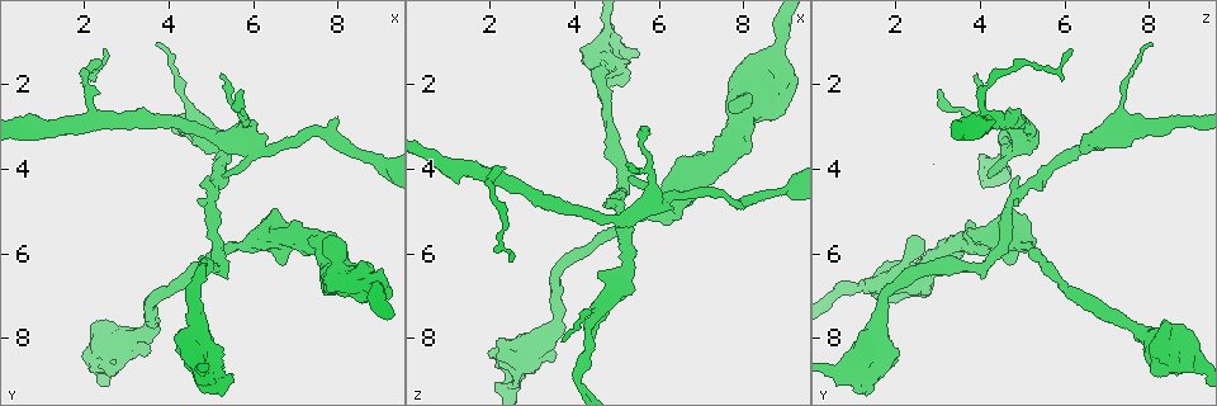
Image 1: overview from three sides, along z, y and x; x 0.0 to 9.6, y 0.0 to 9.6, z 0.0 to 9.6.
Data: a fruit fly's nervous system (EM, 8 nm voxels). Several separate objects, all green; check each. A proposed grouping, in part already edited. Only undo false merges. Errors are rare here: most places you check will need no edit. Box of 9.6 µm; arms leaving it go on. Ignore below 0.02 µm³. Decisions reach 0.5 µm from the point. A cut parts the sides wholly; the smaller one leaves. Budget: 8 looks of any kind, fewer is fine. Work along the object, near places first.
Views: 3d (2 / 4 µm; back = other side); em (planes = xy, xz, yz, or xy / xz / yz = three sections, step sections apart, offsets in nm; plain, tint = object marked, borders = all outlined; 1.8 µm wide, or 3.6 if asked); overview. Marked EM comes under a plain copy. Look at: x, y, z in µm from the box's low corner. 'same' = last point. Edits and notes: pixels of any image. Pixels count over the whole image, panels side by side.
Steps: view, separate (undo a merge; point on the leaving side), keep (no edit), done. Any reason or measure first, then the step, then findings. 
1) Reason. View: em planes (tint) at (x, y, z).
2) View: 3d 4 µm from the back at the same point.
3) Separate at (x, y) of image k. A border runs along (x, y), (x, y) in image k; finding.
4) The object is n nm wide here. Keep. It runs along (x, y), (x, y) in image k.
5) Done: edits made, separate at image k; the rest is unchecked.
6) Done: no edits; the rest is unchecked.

Thick turns thin. View: 3d 4 µm at (2.45, 8.65, 9.00).

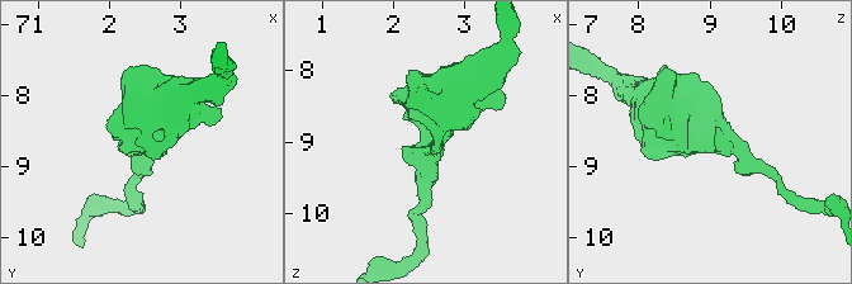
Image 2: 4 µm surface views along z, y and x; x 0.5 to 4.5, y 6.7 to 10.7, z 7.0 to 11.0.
View: em planes (tint) at (2.55, 8.65, 9.05).

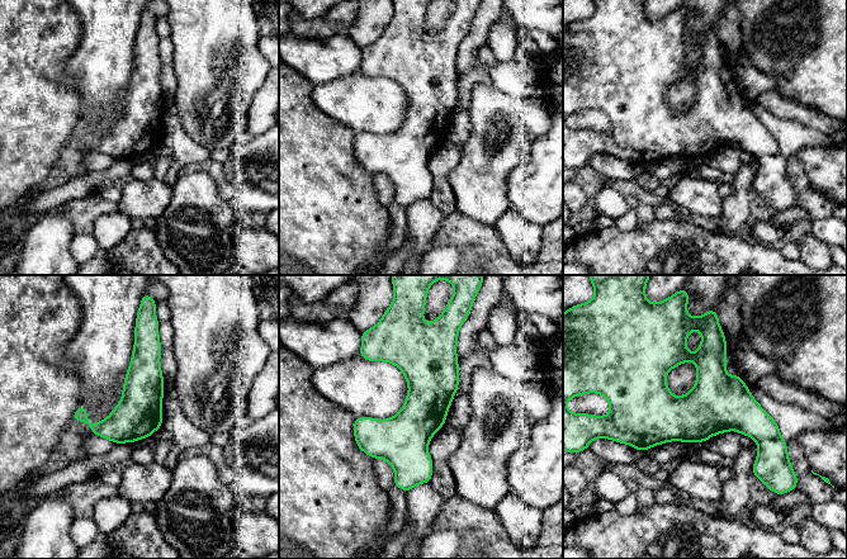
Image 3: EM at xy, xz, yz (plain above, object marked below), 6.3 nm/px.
Keep. It runs along (415, 341), (406, 487) in image 3; one neuron here.

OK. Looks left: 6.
Touches itself. View: 3d 2 µm at (7.75, 6.90, 2.20).

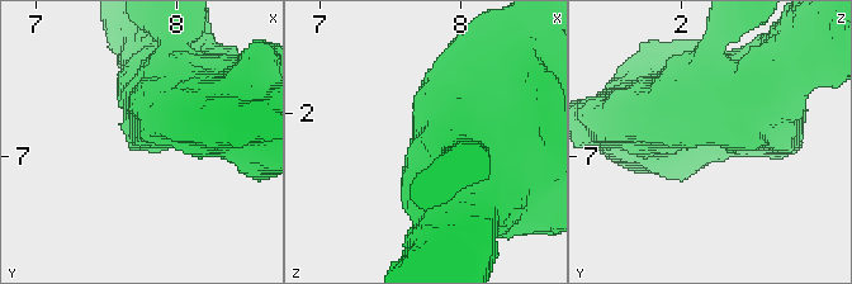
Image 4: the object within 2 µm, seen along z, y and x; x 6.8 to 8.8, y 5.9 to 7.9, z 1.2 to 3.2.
View: em planes (tint) at (7.74, 6.86, 2.18).

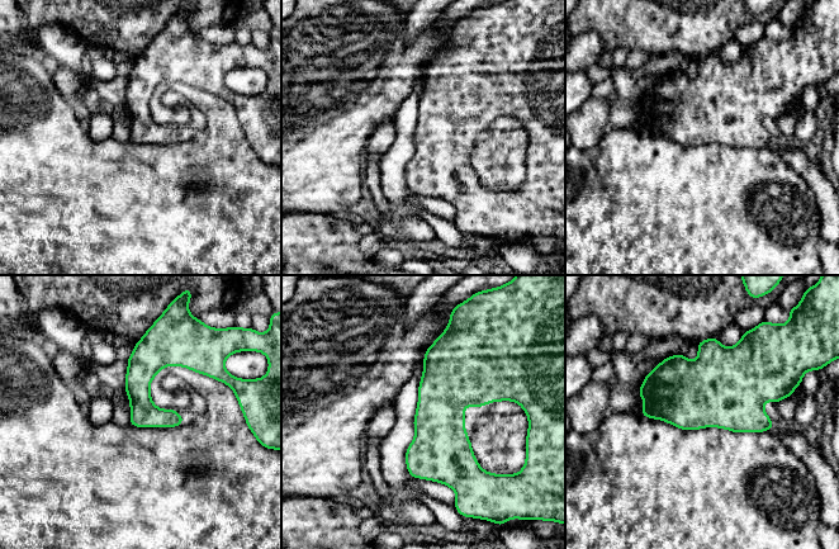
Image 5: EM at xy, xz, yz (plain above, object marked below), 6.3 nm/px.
The object is 180 nm wide here. Keep. One neuron here.

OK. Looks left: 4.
Calibre changes. View: em xy step 4 (borders) at (4.65, 8.75, 1.00).

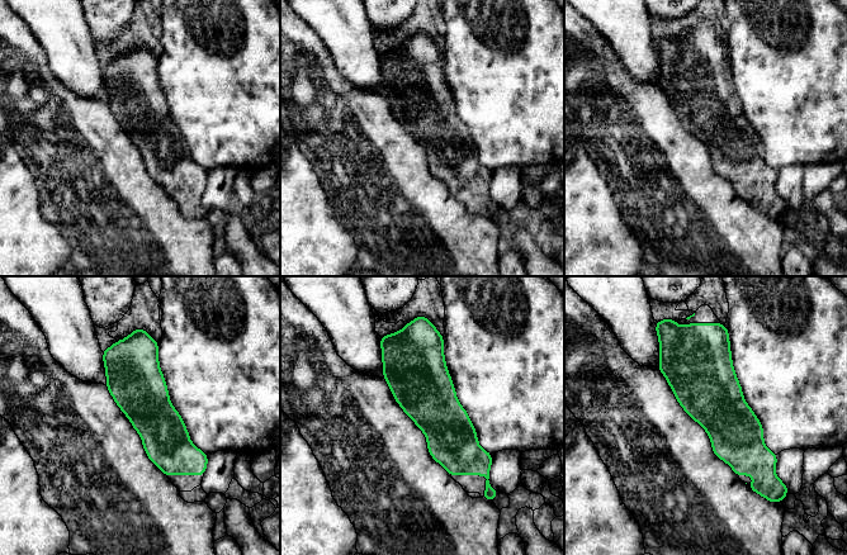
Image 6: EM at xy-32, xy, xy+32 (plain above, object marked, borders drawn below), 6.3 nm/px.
The object is 320 nm wide here. Keep. It runs along (132, 342), (133, 379), (192, 472) in image 6; all the same neuron.

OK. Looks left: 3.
Abrupt turn. View: 3d 4 µm at (6.15, 5.65, 4.70).

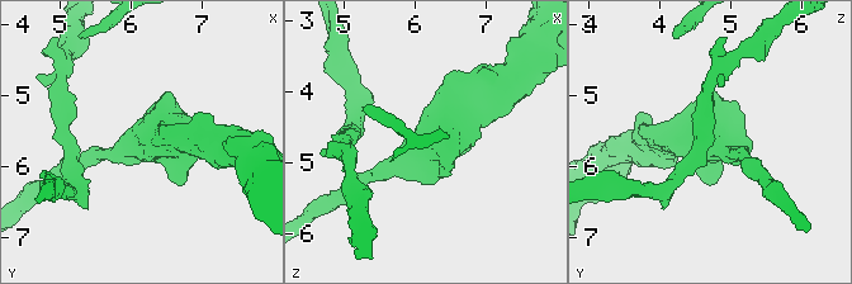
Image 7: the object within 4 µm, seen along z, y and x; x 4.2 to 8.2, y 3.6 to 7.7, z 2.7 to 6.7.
View: em 3.6 µm planes (tint) at (6.15, 5.65, 4.75).

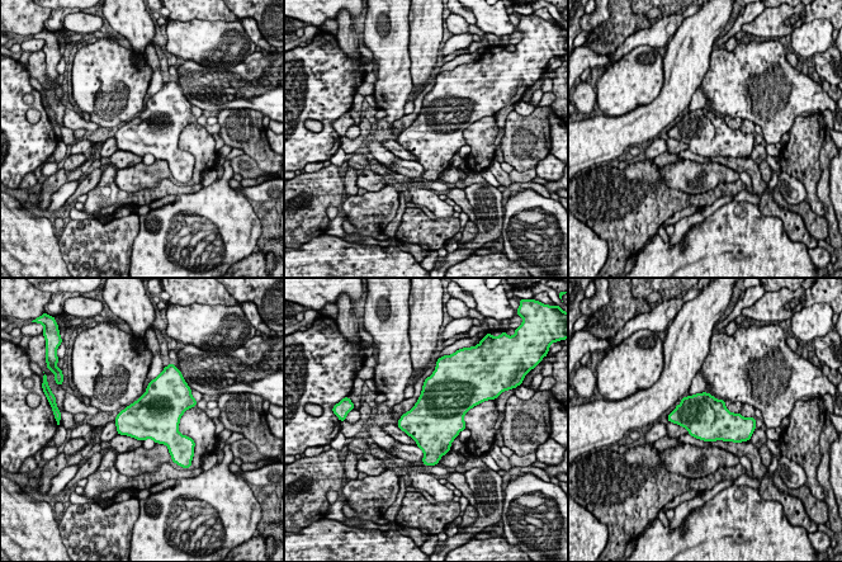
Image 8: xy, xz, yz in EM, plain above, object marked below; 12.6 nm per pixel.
Keep. One neuron here.

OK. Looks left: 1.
Done: no edits; the rest is unchecked.

